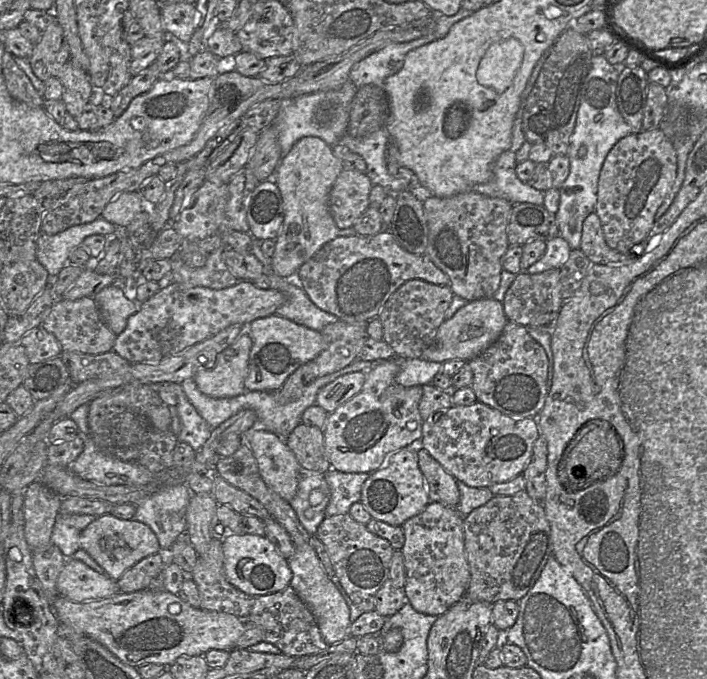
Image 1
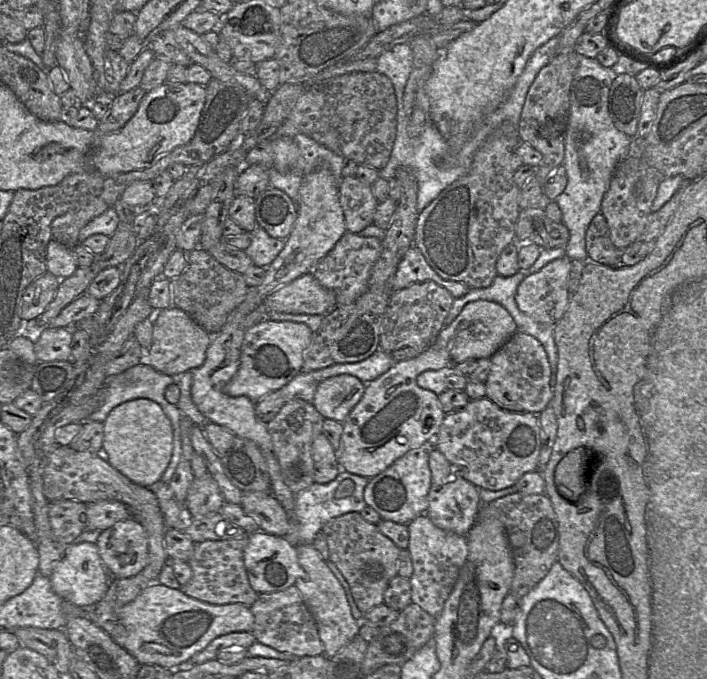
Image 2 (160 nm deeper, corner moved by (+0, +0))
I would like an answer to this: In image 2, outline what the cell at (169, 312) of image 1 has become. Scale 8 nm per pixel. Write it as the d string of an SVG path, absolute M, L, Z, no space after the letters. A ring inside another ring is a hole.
M307 273L274 290L265 298L264 303L270 308L270 313L327 315L336 308L336 295L334 291L323 287L312 273Z

